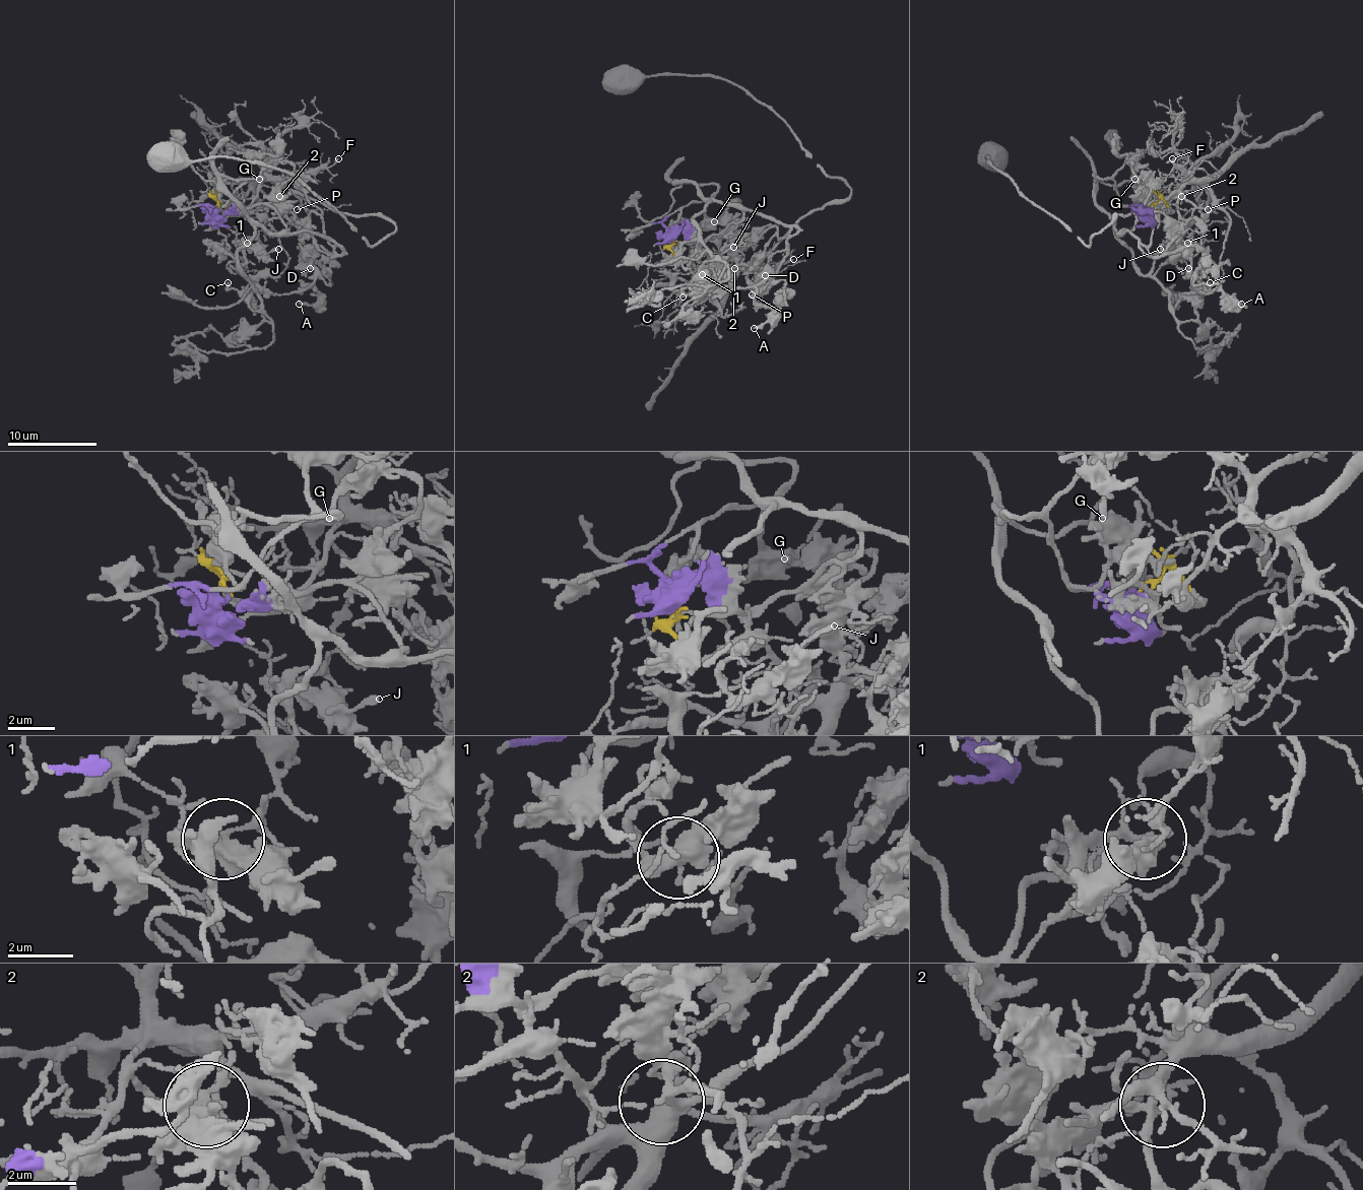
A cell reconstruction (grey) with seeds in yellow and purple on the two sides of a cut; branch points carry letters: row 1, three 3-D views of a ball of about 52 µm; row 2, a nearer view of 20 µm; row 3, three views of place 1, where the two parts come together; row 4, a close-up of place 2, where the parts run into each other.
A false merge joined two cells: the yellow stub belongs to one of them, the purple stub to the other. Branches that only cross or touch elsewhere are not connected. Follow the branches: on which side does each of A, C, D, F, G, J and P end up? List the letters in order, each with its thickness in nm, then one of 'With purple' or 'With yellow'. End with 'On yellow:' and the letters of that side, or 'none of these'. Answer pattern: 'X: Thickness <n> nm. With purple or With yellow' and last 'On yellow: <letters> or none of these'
A: Thickness 280 nm. With purple
C: Thickness 260 nm. With purple
D: Thickness 200 nm. With purple
F: Thickness 140 nm. With yellow
G: Thickness 240 nm. With purple
J: Thickness 180 nm. With purple
P: Thickness 110 nm. With yellow
On yellow: F, P

